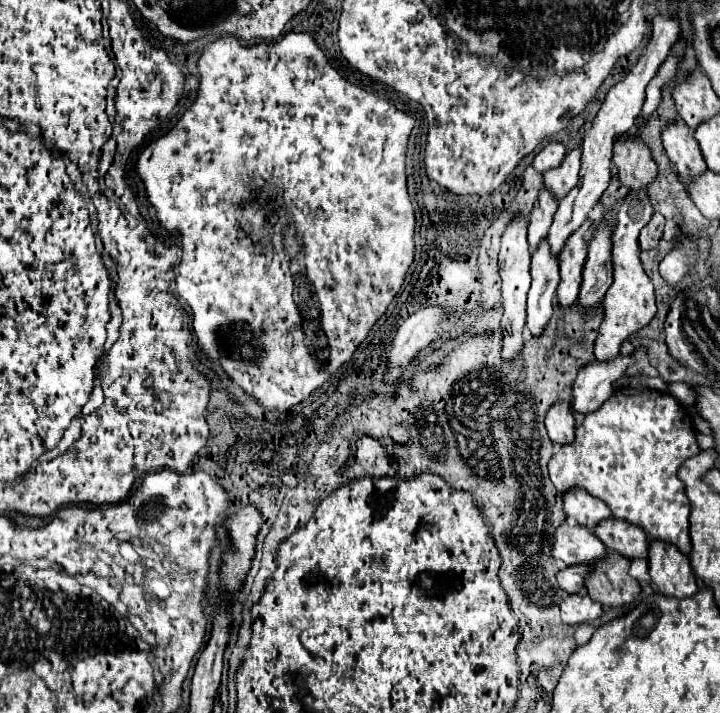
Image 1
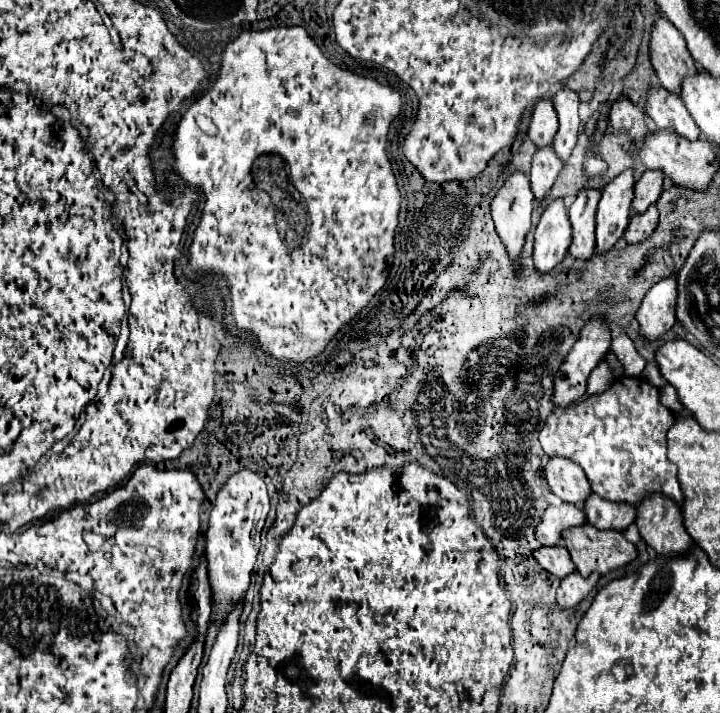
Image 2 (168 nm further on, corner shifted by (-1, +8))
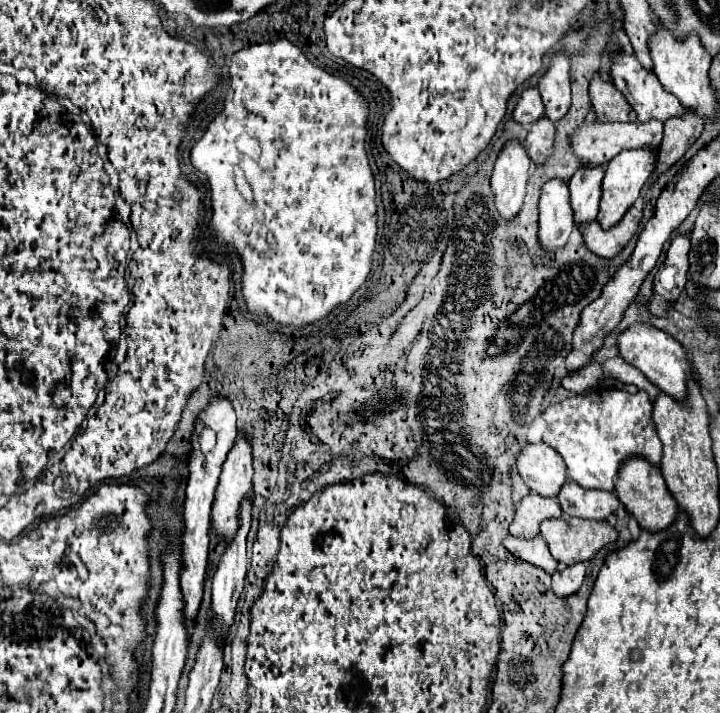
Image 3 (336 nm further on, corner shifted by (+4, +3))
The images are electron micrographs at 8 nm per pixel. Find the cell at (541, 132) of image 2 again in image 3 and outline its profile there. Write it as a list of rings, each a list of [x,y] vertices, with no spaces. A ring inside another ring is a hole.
[[[527,87],[517,103],[515,103],[515,111],[513,111],[513,119],[519,121],[519,123],[533,123],[537,121],[539,117],[543,117],[545,113],[545,107],[543,107],[543,101],[541,101],[541,95],[539,95],[539,89],[537,87]]]

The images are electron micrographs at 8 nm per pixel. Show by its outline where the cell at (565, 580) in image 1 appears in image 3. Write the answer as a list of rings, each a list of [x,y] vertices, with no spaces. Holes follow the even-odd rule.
[[[505,537],[503,539],[503,545],[519,559],[535,565],[535,567],[541,567],[549,573],[555,573],[557,571],[557,561],[551,557],[549,549],[547,549],[547,543],[543,541],[543,537],[533,537],[533,539],[519,539],[519,537]]]

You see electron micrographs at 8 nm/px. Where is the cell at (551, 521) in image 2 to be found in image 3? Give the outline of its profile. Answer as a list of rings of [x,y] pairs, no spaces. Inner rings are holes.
[[[527,495],[515,505],[515,517],[509,525],[509,533],[515,537],[535,537],[539,533],[539,523],[549,517],[559,517],[561,507],[557,499]]]

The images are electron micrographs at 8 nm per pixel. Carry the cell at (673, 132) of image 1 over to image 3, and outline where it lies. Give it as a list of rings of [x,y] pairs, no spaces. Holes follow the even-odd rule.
[[[619,49],[619,51],[611,53],[611,61],[613,61],[611,81],[625,95],[627,103],[637,113],[639,121],[649,121],[649,119],[665,121],[669,117],[683,115],[683,105],[679,105],[679,99],[673,93],[667,93],[667,89],[663,89],[663,85],[659,85],[659,79],[655,77],[655,73],[649,69],[643,69],[643,65],[639,65],[635,55],[629,55],[625,49]]]

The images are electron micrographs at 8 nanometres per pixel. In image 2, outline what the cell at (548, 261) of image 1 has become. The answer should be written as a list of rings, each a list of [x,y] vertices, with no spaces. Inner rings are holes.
[[[562,198],[554,200],[540,216],[534,232],[534,268],[538,274],[548,274],[566,256],[572,240],[568,210]]]

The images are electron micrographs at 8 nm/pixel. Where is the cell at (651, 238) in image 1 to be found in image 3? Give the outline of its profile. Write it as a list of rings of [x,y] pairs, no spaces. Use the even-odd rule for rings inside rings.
[[[631,207],[625,217],[611,229],[601,229],[597,221],[593,221],[591,225],[583,225],[583,229],[579,229],[583,235],[583,245],[599,257],[613,259],[627,245],[627,241],[637,235],[639,219],[641,211],[637,207]]]

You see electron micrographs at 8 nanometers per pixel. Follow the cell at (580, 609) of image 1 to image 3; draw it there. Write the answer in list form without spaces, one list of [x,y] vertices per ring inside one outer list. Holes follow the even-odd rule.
[[[585,563],[569,565],[553,575],[553,593],[557,597],[569,597],[581,587],[583,579],[585,579]]]

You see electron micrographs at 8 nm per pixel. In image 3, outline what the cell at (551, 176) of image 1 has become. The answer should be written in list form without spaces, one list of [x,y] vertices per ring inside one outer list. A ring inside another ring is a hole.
[[[559,51],[549,59],[549,69],[539,79],[539,91],[545,105],[545,115],[551,121],[559,121],[571,107],[571,79],[567,53]]]

